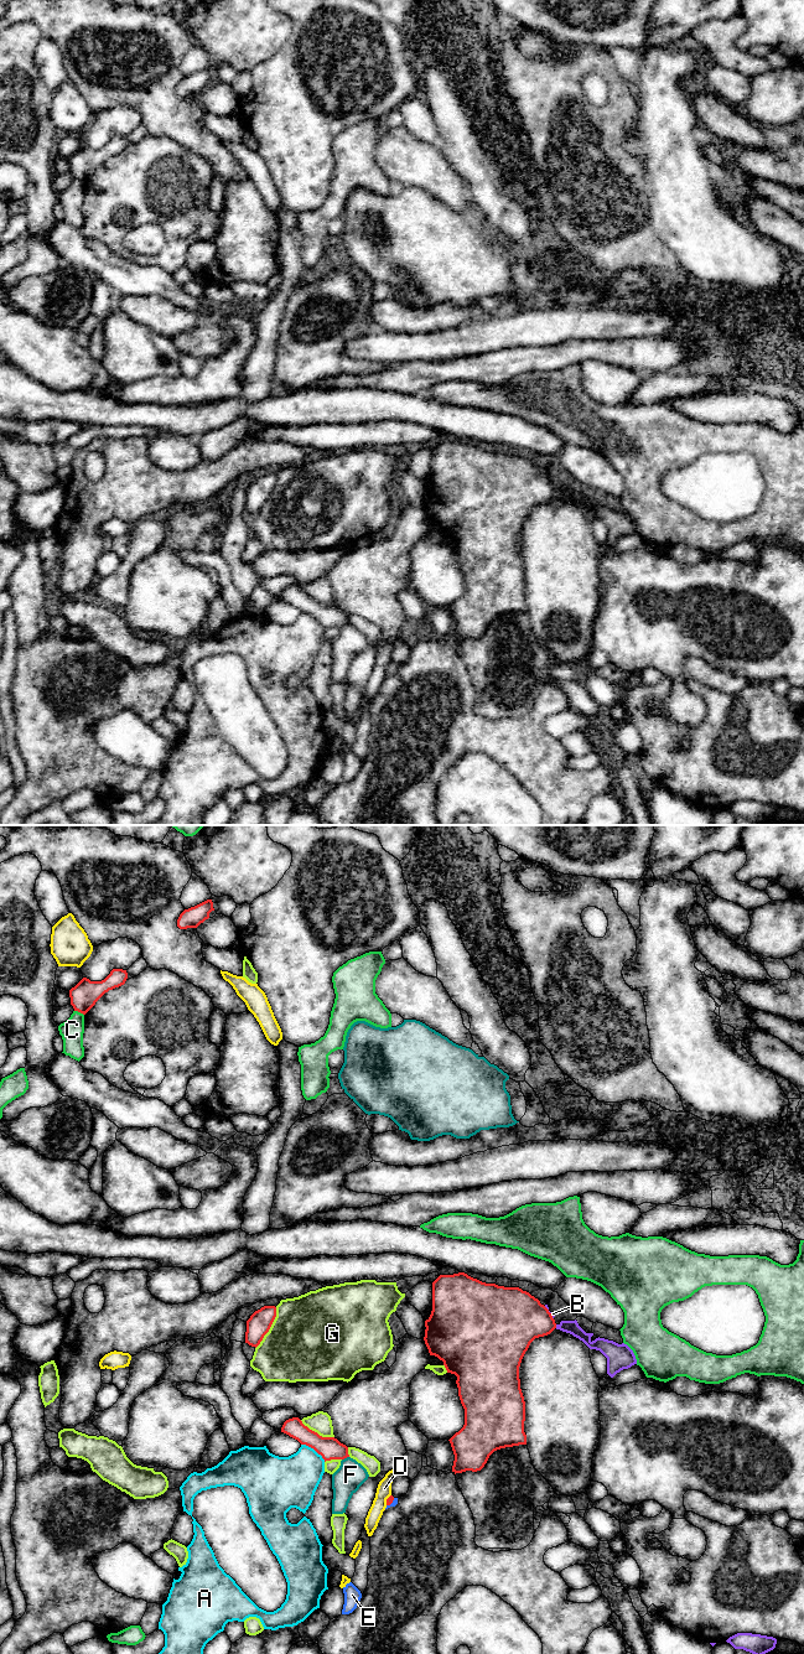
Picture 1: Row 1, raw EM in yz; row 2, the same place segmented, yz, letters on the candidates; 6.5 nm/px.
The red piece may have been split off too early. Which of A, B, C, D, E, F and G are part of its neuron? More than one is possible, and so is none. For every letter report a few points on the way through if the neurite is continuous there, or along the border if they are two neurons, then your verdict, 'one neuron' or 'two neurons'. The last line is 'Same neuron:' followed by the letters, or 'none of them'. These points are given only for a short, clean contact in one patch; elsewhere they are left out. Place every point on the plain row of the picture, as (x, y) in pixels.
A: two neurons
B: two neurons
C: two neurons
D: two neurons
E: runs through yz (389, 668), (390, 670), (394, 670); one neuron
F: two neurons
G: two neurons
Same neuron: E

